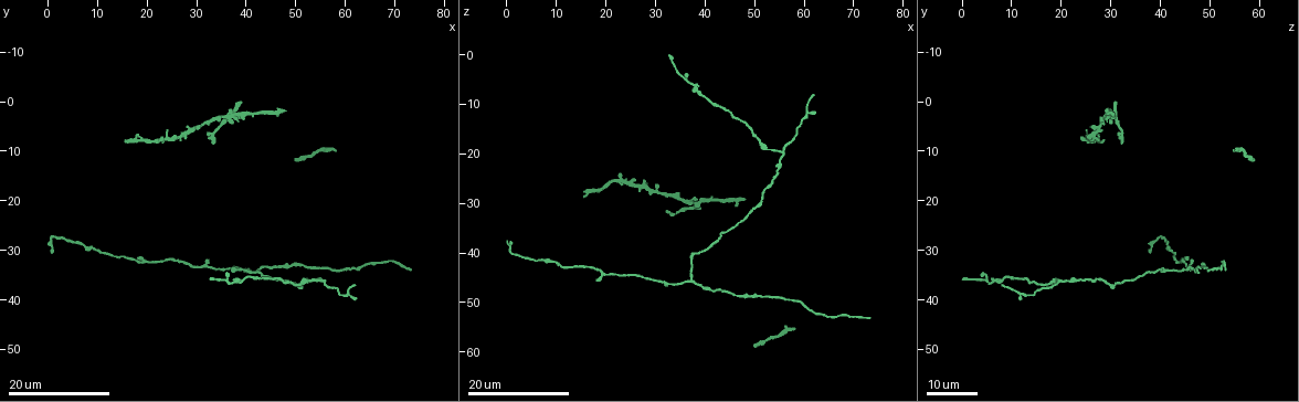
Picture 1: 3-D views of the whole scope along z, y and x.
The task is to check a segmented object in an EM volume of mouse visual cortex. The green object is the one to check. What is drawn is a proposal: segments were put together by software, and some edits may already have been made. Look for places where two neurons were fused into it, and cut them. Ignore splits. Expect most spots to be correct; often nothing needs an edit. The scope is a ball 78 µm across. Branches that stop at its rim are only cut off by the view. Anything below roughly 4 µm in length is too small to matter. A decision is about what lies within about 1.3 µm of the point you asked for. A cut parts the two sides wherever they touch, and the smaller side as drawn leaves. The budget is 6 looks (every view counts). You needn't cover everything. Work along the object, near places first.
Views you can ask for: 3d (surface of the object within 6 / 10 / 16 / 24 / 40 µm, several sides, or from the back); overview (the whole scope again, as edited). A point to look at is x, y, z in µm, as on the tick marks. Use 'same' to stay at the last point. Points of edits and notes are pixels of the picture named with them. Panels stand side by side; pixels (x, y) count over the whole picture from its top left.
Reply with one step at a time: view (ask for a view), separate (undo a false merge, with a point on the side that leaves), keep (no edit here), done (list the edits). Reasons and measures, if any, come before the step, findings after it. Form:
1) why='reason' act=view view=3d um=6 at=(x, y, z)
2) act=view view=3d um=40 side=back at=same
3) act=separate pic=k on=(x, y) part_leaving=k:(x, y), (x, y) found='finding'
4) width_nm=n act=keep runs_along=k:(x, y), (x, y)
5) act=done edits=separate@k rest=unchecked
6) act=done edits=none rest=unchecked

why='three-way junction' act=view view=3d um=24 at=(55.0, 36.5, 19.5)

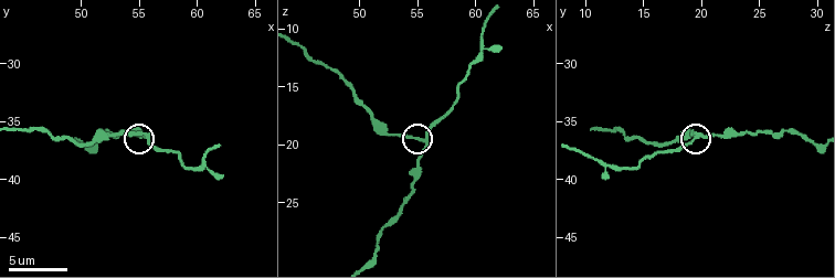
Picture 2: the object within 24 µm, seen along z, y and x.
act=view view=3d um=10 at=(55.4, 36.2, 19.8)

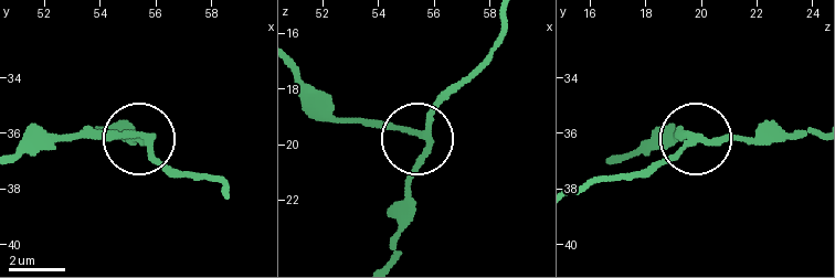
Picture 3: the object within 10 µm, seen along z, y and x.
width_nm=190 act=separate pic=3 on=(380, 127) part_leaving=3:(689, 136), (661, 136), (619, 157) found='two neurons meet here'

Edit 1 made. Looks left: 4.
act=view view=3d um=16 at=(50.0, 32.5, 48.5)

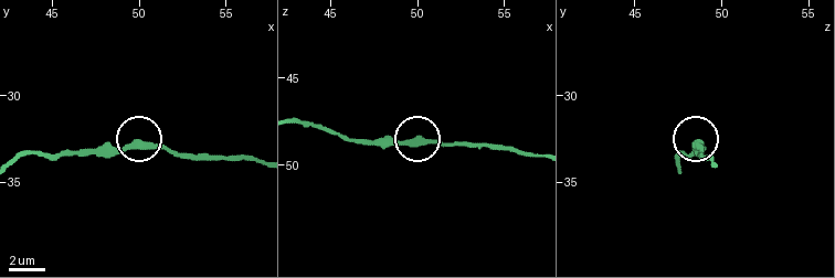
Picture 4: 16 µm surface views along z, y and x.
act=view view=3d um=6 at=(49.9, 32.6, 48.7)

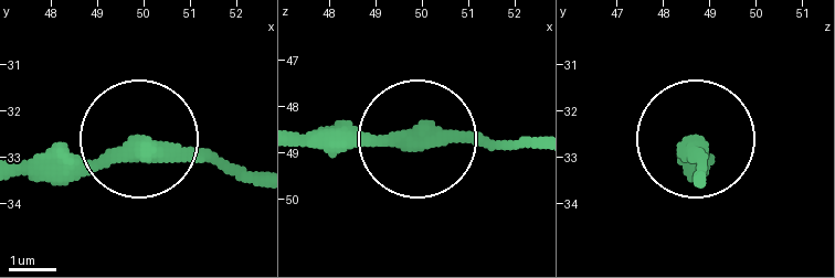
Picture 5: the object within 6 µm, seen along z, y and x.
side_arm_um=27 act=keep runs_along=5:(27, 170), (74, 170), (134, 138), (252, 170) found='continuous, no second neuron'

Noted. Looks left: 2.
act=done edits=separate@3 rest=unchecked

